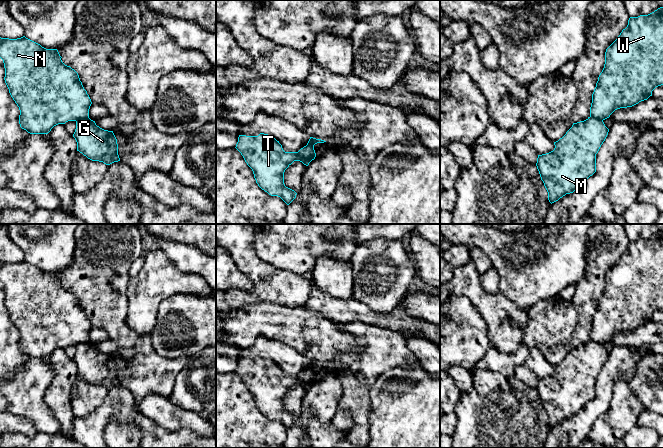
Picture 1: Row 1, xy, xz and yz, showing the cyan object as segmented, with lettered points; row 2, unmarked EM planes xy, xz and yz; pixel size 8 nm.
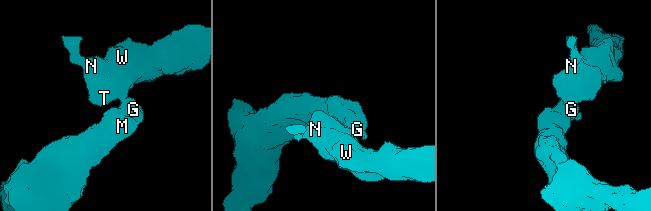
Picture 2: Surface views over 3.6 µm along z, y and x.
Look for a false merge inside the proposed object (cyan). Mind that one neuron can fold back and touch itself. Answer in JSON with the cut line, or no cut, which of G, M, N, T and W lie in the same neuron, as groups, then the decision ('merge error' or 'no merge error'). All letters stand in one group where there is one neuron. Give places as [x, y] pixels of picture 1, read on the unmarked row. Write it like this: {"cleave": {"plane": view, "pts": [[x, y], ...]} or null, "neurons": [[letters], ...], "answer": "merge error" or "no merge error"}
{"cleave": {"plane": "xz", "pts": [[297, 376], [304, 383], [310, 385]]}, "neurons": [["G", "M"], ["N", "T", "W"]], "answer": "merge error"}

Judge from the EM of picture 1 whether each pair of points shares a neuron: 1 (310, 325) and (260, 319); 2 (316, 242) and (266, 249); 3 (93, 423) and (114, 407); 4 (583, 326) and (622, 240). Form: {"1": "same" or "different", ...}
{"1": "same", "2": "same", "3": "same", "4": "same"}

